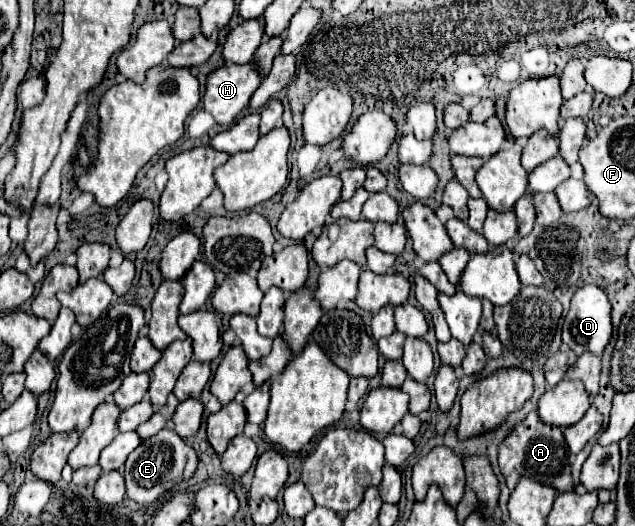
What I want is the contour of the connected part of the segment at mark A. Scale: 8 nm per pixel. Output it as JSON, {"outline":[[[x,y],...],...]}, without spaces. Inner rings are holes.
{"outline":[[[531,412],[521,424],[515,426],[515,430],[499,446],[499,468],[507,480],[509,490],[517,486],[517,480],[521,480],[521,476],[529,476],[545,486],[555,488],[557,492],[565,492],[565,490],[573,490],[575,486],[571,478],[569,456],[571,452],[563,440],[561,430],[557,426],[543,424],[537,412]]]}

